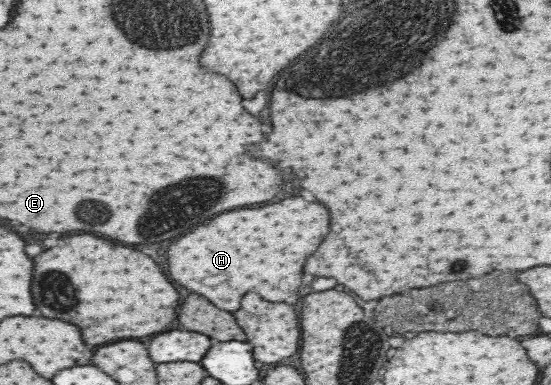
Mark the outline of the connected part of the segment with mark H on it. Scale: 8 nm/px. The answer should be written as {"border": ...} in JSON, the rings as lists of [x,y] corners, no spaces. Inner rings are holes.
{"border":[[[291,197],[283,199],[281,203],[265,205],[259,209],[239,209],[239,211],[227,211],[211,219],[209,223],[193,229],[191,233],[183,235],[177,243],[173,243],[167,251],[169,259],[169,277],[177,281],[179,285],[207,297],[217,307],[225,311],[237,311],[241,307],[241,299],[247,291],[259,293],[263,299],[279,303],[287,301],[291,295],[291,289],[297,289],[293,283],[299,285],[303,263],[323,237],[329,233],[329,213],[319,203],[309,203],[303,197]]]}

